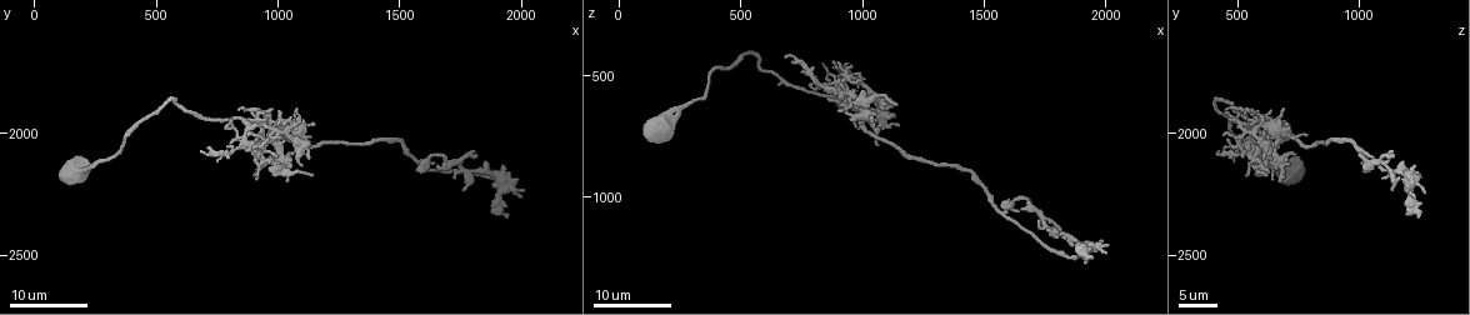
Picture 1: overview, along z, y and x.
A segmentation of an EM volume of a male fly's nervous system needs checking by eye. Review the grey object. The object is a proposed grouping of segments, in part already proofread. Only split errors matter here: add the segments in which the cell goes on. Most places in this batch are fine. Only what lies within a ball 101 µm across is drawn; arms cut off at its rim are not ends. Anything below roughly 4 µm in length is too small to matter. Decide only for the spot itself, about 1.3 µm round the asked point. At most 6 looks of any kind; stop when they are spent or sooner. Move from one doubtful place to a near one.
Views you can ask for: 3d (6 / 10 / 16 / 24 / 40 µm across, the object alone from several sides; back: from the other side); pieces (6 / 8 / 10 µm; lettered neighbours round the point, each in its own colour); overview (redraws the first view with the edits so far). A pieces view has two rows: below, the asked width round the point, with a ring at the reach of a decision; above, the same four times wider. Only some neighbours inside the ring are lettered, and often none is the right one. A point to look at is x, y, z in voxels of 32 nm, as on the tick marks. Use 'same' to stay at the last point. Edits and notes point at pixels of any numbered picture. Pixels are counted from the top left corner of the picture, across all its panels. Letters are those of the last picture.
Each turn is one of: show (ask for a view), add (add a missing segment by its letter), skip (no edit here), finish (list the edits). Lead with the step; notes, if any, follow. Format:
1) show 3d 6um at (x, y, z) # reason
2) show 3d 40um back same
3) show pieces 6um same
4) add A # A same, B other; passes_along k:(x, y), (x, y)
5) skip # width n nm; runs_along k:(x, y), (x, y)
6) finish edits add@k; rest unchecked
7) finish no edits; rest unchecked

show 3d 24um at (1140, 1950, 700)

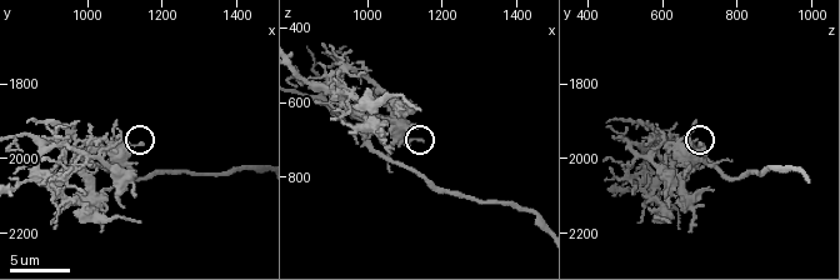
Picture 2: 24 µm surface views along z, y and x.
show pieces 10um at (1140, 1960, 700)

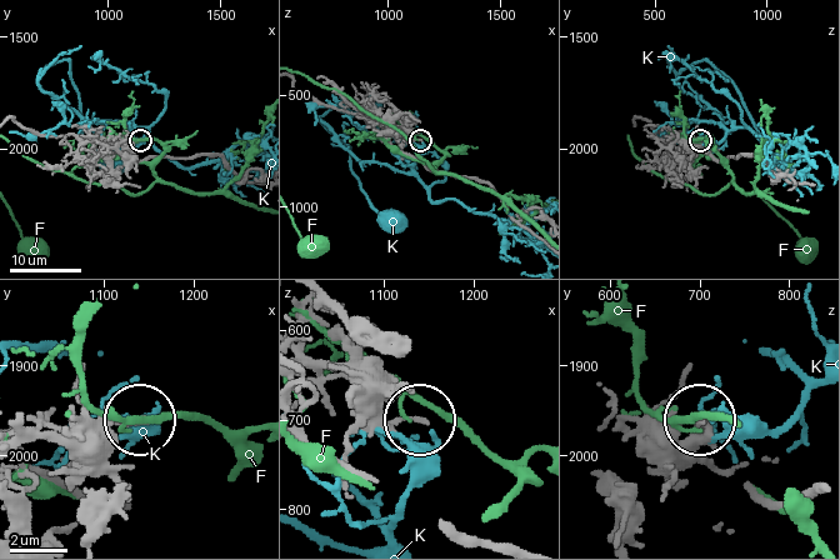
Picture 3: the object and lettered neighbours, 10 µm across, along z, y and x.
skip # F other, K other; runs_along 3:(305, 434), (340, 453), (355, 434), (418, 420); none of them fits

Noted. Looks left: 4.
show pieces 6um at (1040, 2190, 680) # branch stops here

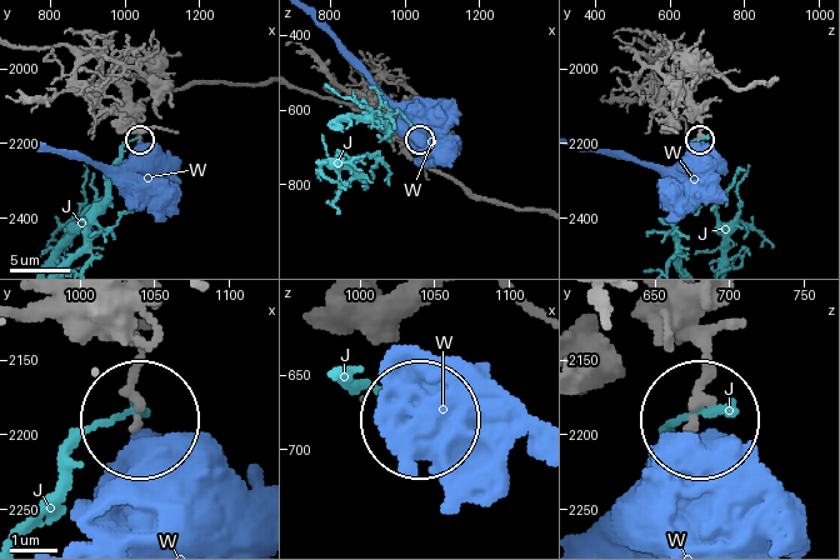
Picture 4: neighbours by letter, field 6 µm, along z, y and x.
skip # J other, W other; no lettered segment goes on from it

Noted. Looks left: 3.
show 3d 24um at (2000, 2260, 1230) # tapers out

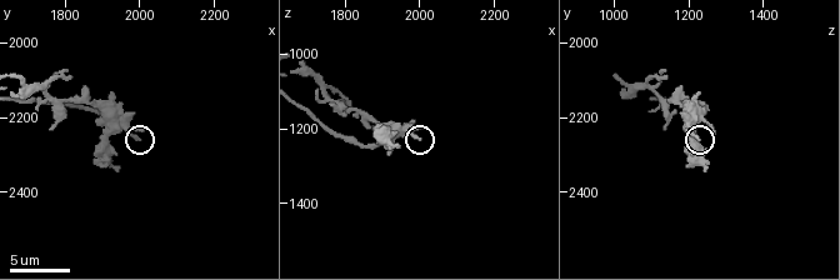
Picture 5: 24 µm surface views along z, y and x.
show pieces 10um at (2000, 2260, 1230) # see the neighbours

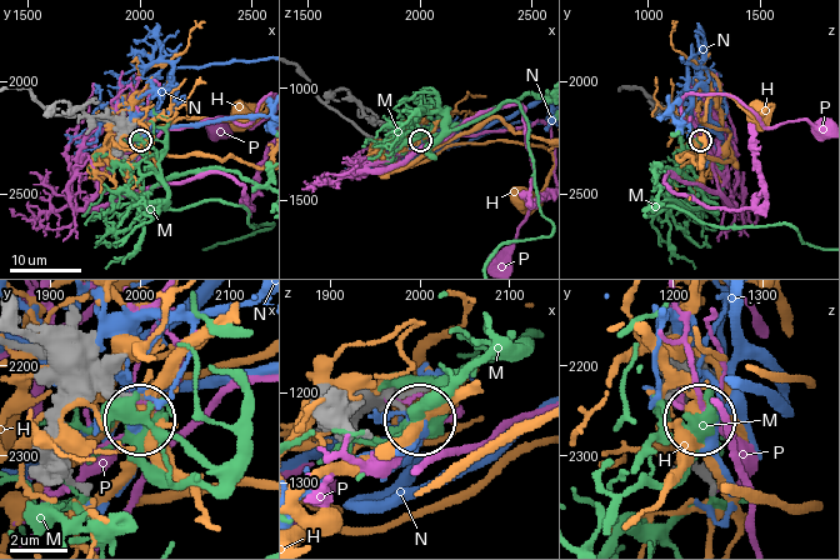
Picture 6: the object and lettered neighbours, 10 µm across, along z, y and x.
skip # width 170 nm; H other, M other, N other, P other; none of them fits

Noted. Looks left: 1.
finish no edits; rest unchecked

